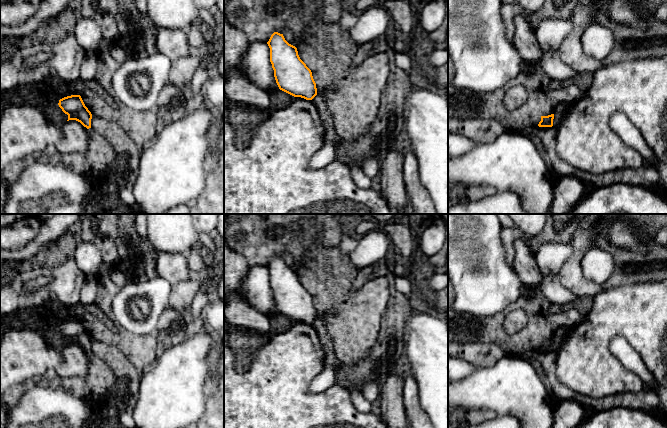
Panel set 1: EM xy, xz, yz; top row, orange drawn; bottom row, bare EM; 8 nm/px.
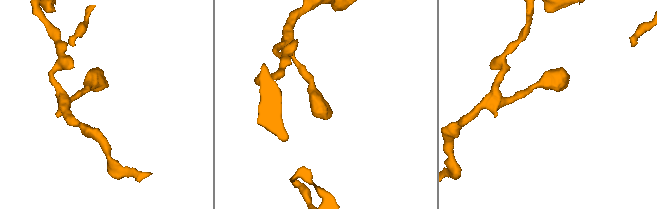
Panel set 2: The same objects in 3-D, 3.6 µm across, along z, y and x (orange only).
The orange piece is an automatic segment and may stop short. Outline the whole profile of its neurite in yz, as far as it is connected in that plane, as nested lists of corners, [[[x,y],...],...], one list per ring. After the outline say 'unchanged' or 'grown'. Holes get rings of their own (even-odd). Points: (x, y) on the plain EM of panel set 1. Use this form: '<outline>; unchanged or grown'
[[[554,338],[548,340],[541,340],[541,345],[539,346],[539,351],[552,351],[553,350]]]; unchanged

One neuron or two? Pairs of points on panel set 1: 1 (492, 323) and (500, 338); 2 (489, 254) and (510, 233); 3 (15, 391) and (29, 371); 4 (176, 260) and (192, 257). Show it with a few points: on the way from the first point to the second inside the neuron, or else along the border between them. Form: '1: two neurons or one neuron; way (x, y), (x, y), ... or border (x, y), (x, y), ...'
1: one neuron; way (492, 327), (496, 334)
2: two neurons; border (501, 228), (501, 242), (509, 263)
3: two neurons; border (34, 379), (16, 383), (10, 387)
4: two neurons; border (184, 255), (186, 268), (191, 274)

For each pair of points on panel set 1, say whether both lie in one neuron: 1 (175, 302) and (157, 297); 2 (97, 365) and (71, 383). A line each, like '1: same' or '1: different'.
1: different
2: same

